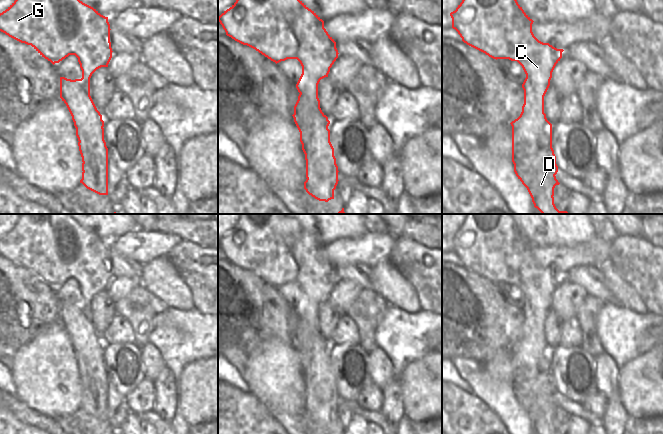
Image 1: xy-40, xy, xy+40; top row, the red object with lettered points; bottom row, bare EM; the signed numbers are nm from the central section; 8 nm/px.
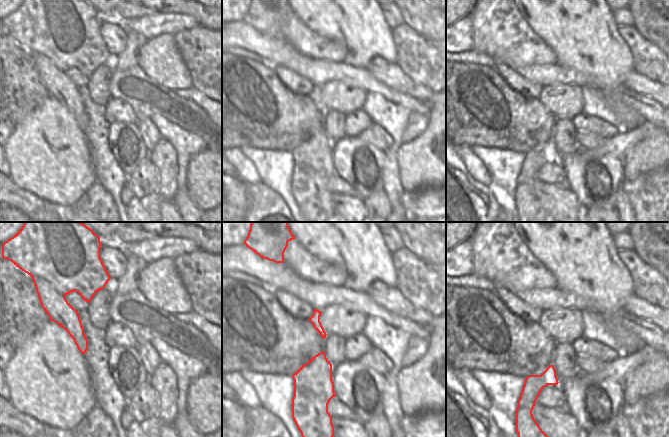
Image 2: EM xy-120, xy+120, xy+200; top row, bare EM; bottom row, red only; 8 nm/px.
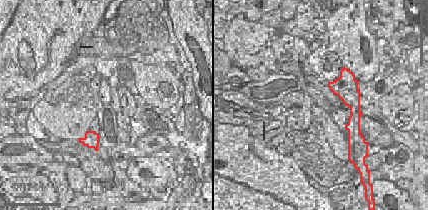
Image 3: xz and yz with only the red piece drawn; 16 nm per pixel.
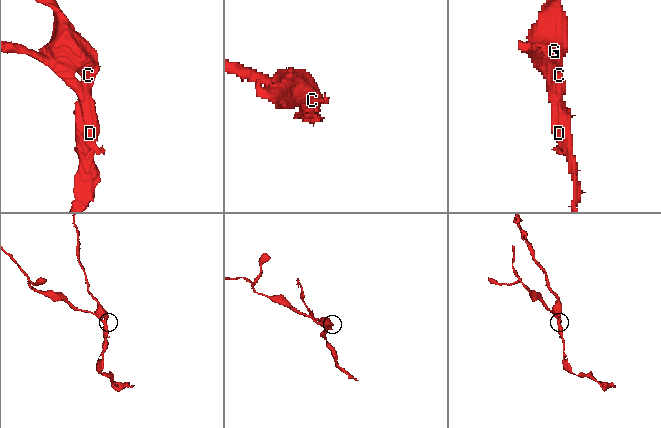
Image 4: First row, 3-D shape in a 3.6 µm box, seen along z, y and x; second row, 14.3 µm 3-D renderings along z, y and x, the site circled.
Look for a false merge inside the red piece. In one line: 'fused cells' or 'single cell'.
fused cells

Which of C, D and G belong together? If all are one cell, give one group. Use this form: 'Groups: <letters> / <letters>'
Groups: C G / D

